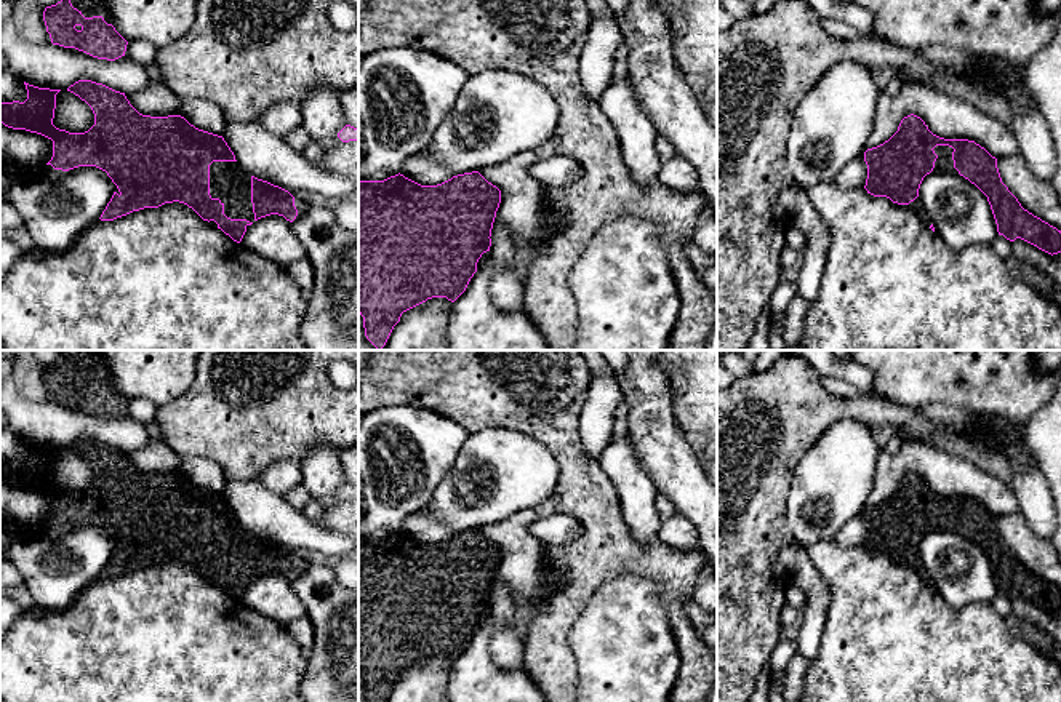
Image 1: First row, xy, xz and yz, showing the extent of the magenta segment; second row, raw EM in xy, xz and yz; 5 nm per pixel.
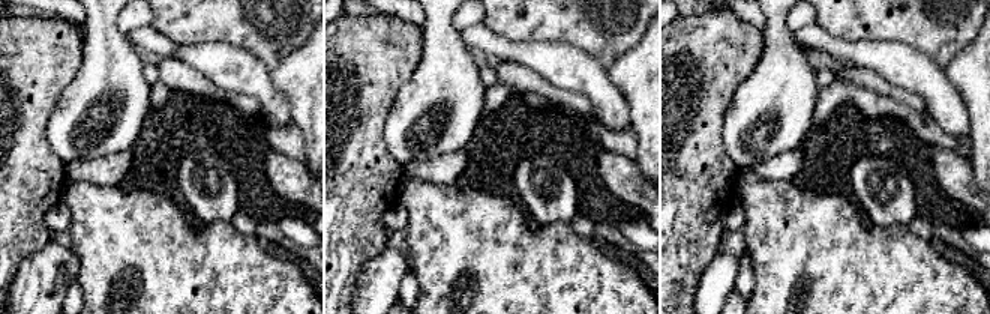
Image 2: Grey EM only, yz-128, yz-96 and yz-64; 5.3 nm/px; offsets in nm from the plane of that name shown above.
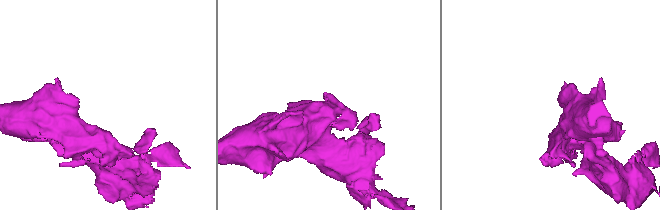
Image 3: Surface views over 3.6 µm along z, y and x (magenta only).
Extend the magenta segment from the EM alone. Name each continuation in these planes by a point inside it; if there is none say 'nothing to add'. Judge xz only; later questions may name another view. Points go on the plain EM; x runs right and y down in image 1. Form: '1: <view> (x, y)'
nothing to add

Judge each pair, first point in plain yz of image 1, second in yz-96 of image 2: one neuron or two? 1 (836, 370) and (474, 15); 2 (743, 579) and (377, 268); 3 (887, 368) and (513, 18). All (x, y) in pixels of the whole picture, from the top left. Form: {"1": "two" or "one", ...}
{"1": "one", "2": "two", "3": "one"}

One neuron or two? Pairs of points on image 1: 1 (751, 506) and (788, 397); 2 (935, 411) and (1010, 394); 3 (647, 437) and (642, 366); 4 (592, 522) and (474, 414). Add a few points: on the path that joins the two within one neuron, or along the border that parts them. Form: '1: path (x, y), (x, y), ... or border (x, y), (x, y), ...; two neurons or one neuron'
1: path (762, 478), (776, 454), (783, 424); one neuron
2: border (920, 405), (948, 403), (967, 406), (986, 416); two neurons
3: path (647, 419), (647, 392), (644, 384); one neuron
4: path (581, 482), (575, 461), (541, 427), (514, 414); one neuron

